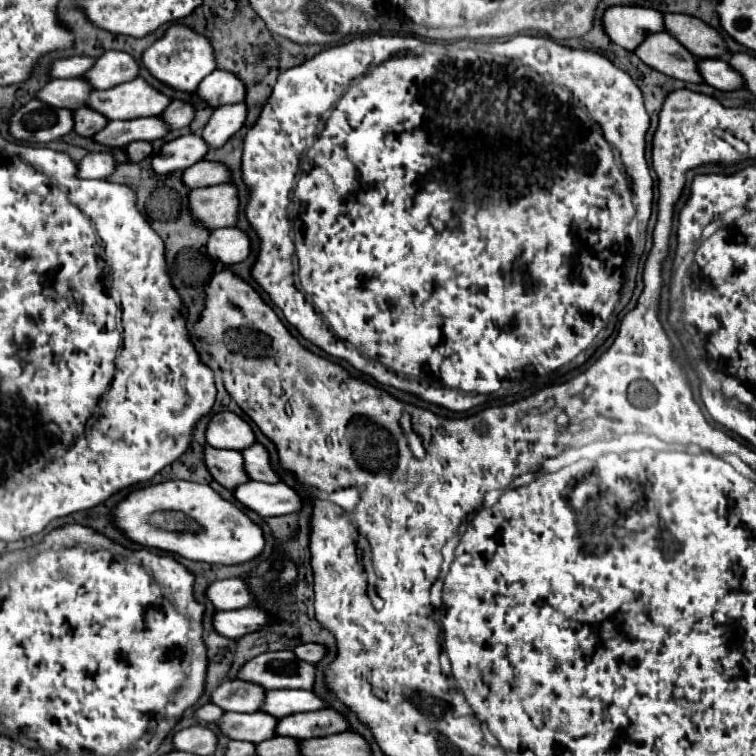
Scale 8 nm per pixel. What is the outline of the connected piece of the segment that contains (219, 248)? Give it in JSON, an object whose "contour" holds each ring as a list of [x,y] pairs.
{"contour":[[[239,227],[215,229],[207,241],[207,253],[213,261],[221,261],[225,265],[241,263],[251,255],[251,239]]]}

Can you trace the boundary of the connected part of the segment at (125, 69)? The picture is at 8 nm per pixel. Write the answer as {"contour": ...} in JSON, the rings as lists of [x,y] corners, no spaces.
{"contour":[[[107,51],[97,59],[93,69],[85,77],[95,89],[111,89],[119,83],[135,79],[139,75],[139,69],[139,63],[129,53]]]}

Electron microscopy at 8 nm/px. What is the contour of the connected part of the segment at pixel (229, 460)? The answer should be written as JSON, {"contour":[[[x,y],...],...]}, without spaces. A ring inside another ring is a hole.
{"contour":[[[211,445],[205,447],[205,463],[215,481],[219,481],[227,489],[237,489],[241,483],[251,481],[247,477],[247,469],[243,469],[241,451],[215,449]]]}

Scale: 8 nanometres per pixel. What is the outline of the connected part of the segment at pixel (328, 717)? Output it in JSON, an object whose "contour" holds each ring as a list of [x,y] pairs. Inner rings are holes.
{"contour":[[[321,709],[311,713],[295,713],[279,719],[275,733],[289,735],[295,739],[311,739],[311,737],[327,737],[333,733],[341,733],[349,729],[349,721],[335,709]]]}

